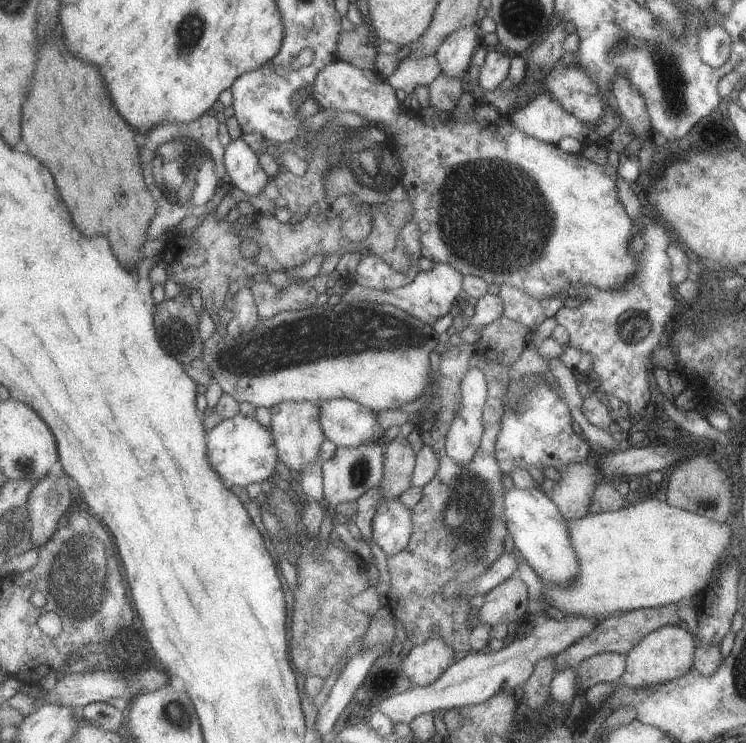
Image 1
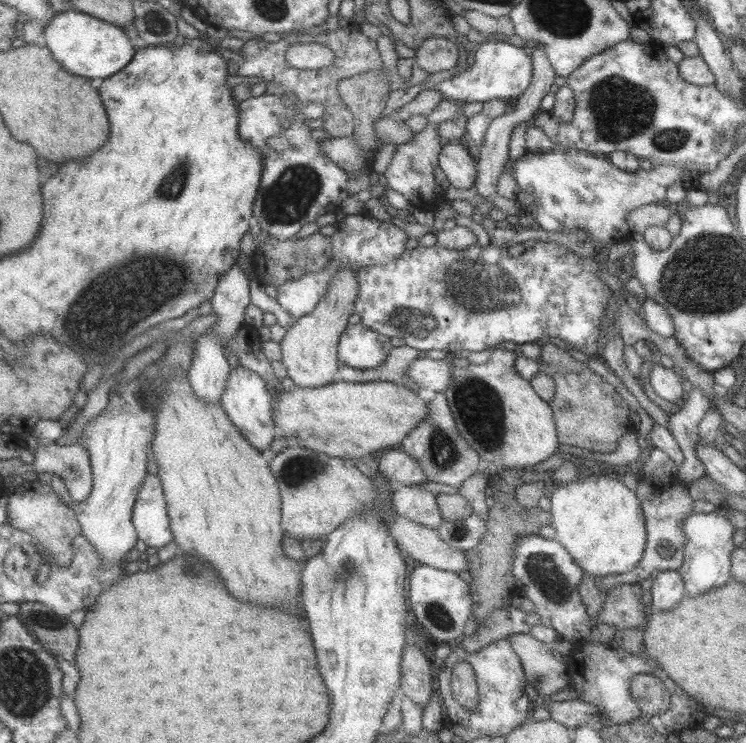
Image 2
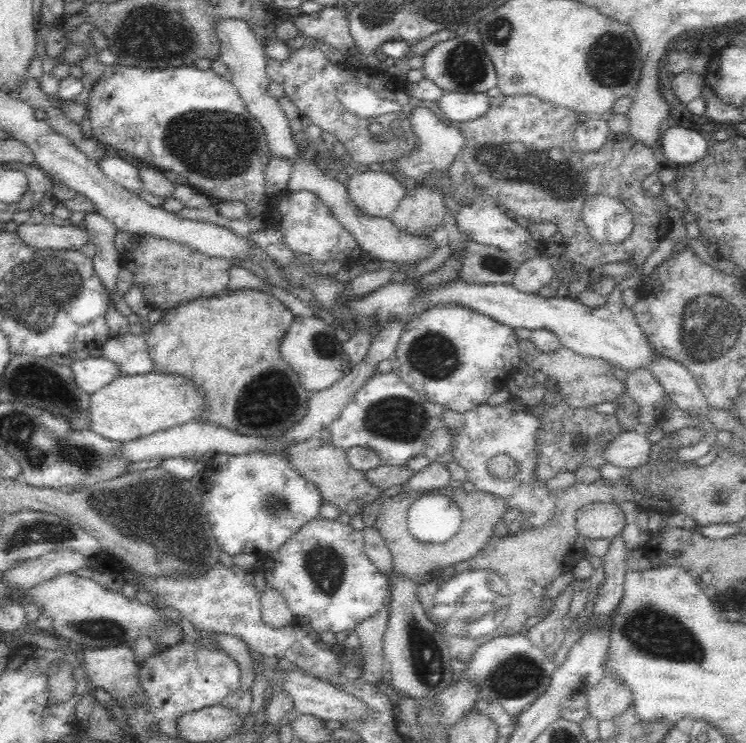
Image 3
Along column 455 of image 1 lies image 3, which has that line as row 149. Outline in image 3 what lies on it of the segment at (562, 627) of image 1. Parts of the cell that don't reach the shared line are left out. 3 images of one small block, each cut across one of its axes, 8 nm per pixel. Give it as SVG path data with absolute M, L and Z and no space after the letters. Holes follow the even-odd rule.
M674 126L662 136L662 160L676 166L690 166L708 154L706 138L690 128Z

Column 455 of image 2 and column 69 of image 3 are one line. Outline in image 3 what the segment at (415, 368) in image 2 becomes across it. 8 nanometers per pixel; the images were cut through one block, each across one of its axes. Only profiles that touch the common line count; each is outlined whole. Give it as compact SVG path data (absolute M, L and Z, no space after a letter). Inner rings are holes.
M74 358L68 362L68 366L72 368L72 376L80 392L86 392L88 396L106 388L106 384L122 376L116 364L106 358L86 358L86 360Z

